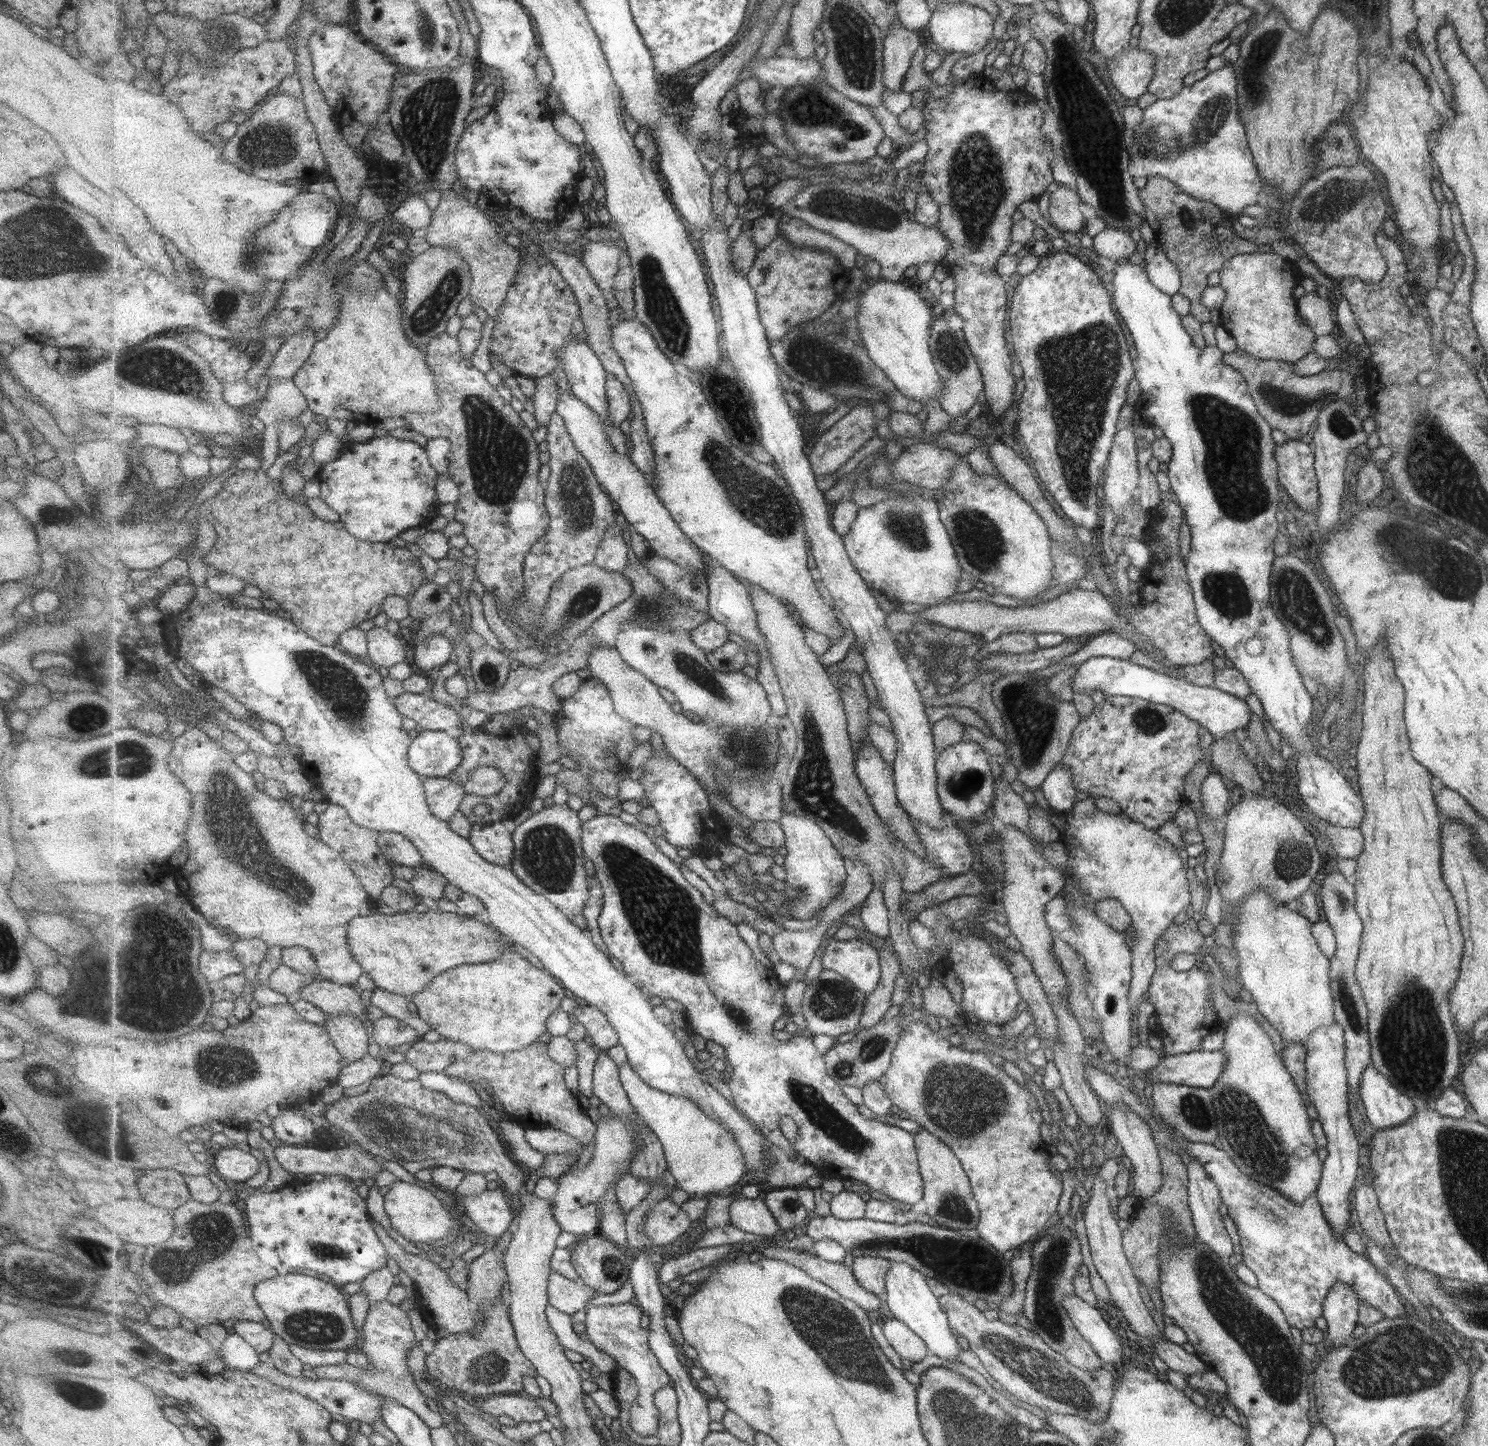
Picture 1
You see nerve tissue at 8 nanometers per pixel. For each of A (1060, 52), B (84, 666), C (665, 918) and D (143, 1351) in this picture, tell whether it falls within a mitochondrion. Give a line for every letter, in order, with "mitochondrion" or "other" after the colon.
A: mitochondrion
B: other
C: mitochondrion
D: other

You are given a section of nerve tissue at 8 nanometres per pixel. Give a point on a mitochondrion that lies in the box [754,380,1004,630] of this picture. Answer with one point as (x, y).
(906, 529)

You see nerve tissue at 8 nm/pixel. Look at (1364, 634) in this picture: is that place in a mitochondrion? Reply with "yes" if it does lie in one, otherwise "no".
no

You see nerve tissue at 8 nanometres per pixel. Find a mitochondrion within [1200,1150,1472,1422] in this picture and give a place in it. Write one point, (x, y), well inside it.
(1406, 1360)

